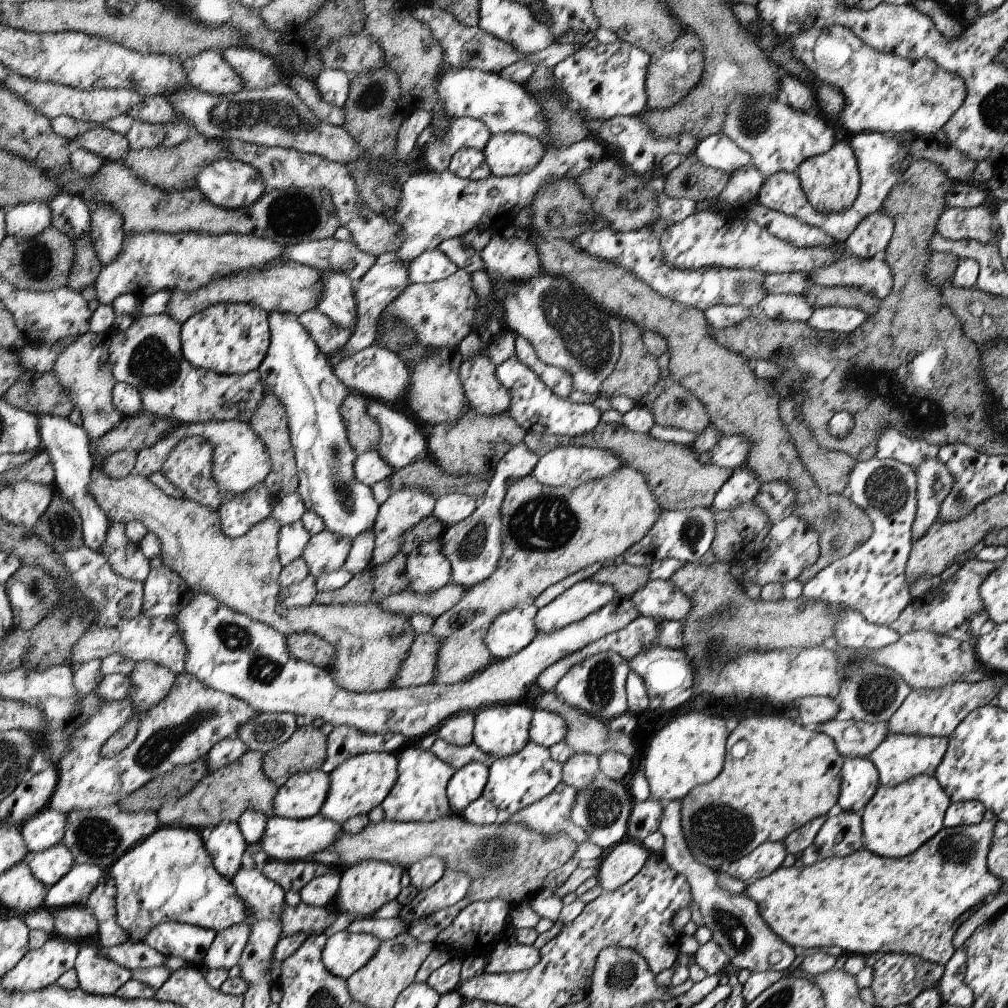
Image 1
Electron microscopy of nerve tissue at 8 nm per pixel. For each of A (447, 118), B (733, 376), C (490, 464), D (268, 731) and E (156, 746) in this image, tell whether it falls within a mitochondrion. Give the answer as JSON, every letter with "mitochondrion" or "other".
{"A":"other","B":"mitochondrion","C":"other","D":"mitochondrion","E":"mitochondrion"}

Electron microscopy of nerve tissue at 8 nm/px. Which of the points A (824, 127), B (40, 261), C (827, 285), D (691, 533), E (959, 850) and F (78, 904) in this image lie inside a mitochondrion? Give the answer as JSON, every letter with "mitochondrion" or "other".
{"A":"other","B":"mitochondrion","C":"other","D":"mitochondrion","E":"mitochondrion","F":"other"}

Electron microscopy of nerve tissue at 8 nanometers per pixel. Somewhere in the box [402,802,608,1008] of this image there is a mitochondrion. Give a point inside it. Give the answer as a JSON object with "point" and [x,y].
{"point":[492,855]}

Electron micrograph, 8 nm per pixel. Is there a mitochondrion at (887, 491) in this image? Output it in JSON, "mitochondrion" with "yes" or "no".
{"mitochondrion":"yes"}

